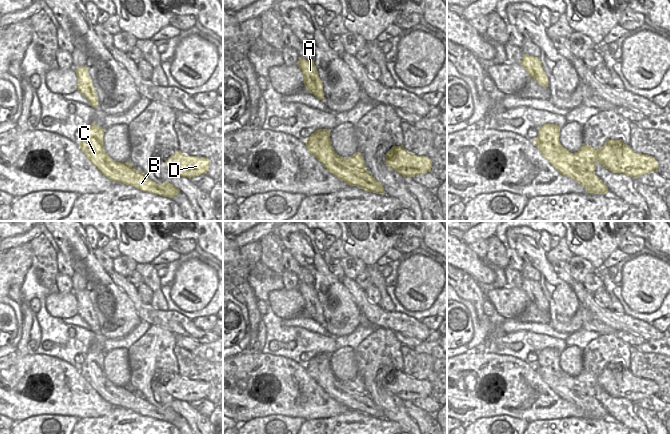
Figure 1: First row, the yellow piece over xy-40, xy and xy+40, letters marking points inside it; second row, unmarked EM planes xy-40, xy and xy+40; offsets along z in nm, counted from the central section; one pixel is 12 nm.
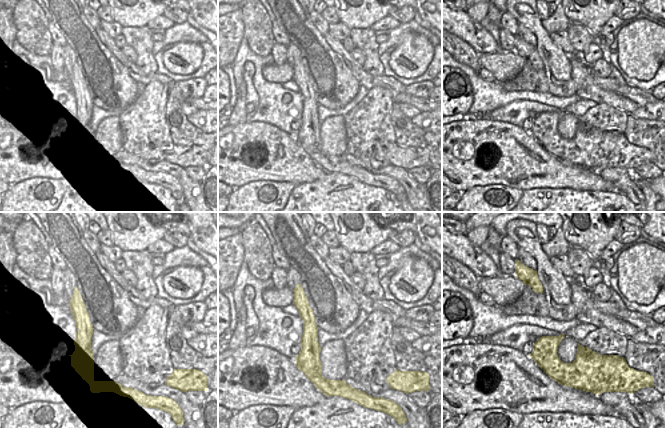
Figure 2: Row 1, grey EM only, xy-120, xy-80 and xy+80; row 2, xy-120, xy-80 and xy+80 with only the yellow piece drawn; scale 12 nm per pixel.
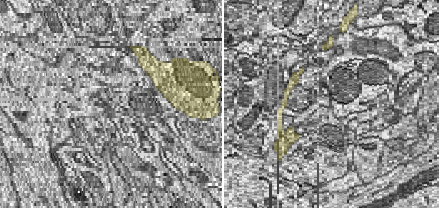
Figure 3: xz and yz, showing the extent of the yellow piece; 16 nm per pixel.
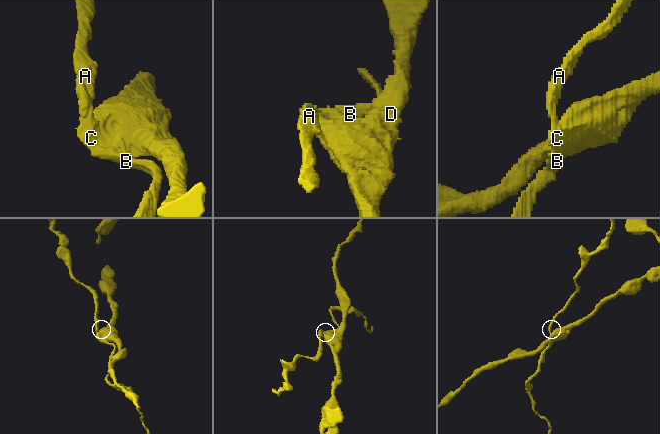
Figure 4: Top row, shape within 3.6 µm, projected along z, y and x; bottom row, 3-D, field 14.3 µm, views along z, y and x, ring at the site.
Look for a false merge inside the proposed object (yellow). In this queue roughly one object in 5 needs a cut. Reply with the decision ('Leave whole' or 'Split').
Split.

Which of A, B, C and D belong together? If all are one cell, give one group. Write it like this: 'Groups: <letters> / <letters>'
Groups: A B C / D.

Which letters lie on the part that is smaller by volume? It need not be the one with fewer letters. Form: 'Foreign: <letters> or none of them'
Foreign: A, B, C

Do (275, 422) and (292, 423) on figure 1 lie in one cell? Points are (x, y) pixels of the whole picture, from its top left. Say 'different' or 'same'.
same

